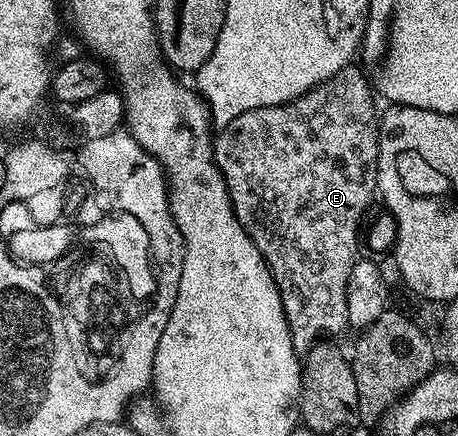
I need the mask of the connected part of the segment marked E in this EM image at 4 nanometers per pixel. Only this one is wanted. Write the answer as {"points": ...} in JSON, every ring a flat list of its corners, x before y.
{"points":[[351,64,346,66,340,72,336,72,336,76,332,76,327,82,321,82,319,86,312,87,308,93,300,95,300,97,294,102,285,102,282,106,269,106,268,108,252,108,252,112,244,112,244,116,236,116,236,120,232,120,232,124,228,124,219,129,214,138,214,162,218,166,218,170,224,176,226,187,230,190,232,208,236,212,238,223,248,232,248,236,256,244,256,248,260,248,260,252,264,256,264,260,268,264,268,268,276,280,278,291,280,292,280,300,284,304,284,316,290,325,292,344,294,345,295,350,299,352,309,351,314,345,318,344,320,340,325,339,327,336,332,336,328,334,338,334,342,329,347,329,347,327,350,326,350,321,348,320,348,296,346,295,348,276,352,276,352,268,360,257,360,227,363,225,363,223,361,224,362,217,365,216,366,209,370,206,370,201,372,201,373,198,376,198,376,191,378,189,378,123,380,121,380,110,377,110,377,108,374,107,375,91,372,89,371,79,369,82,369,80,362,75,361,68,363,69,363,67,361,65,358,65,358,67,357,65,358,64]]}

